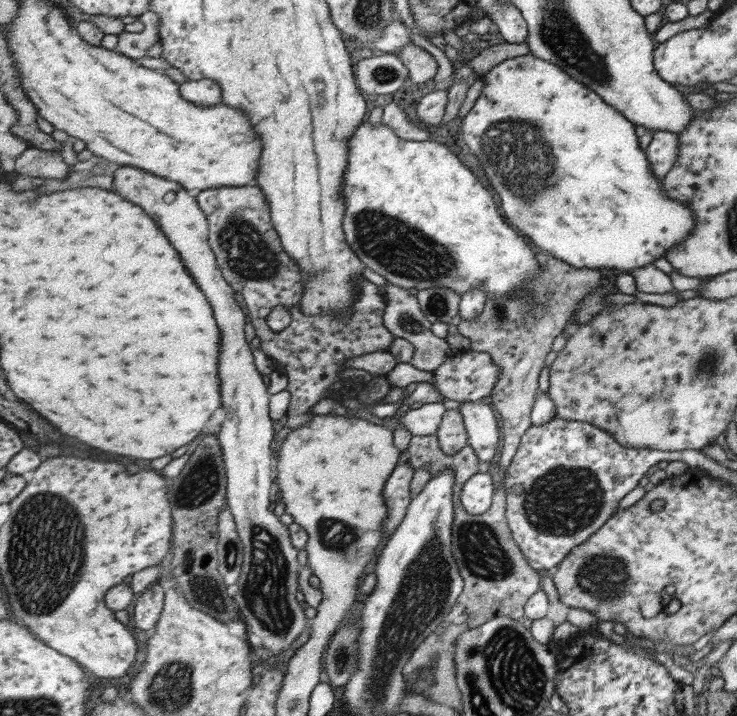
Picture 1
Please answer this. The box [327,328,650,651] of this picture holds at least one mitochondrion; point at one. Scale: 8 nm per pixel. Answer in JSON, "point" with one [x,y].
{"point":[564,501]}

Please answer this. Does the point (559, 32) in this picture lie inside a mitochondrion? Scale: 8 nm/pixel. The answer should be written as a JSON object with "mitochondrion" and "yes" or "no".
{"mitochondrion":"yes"}

